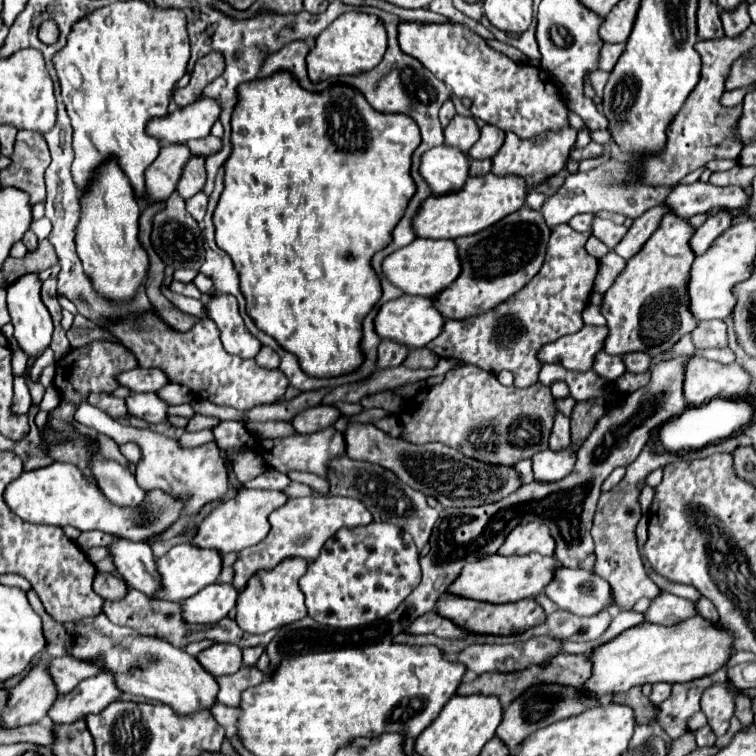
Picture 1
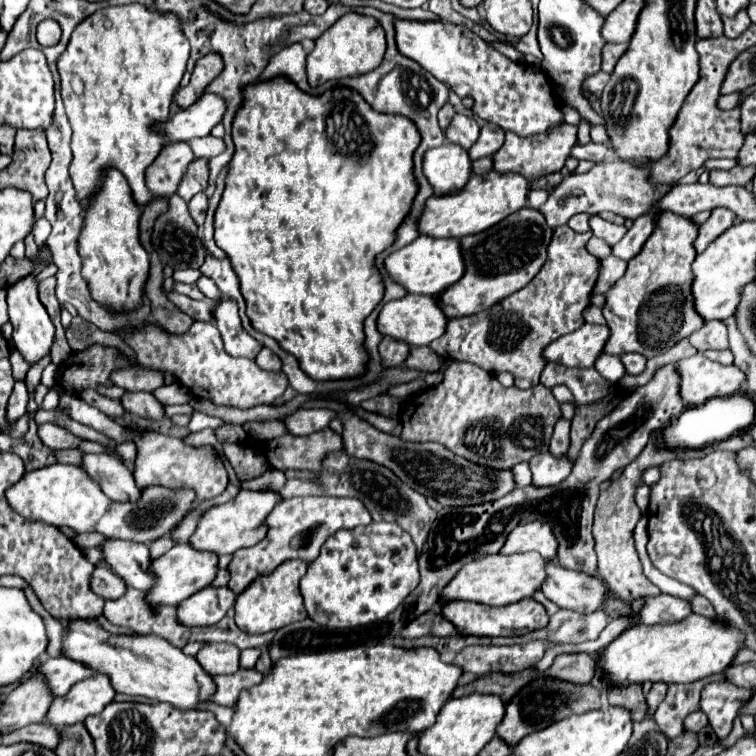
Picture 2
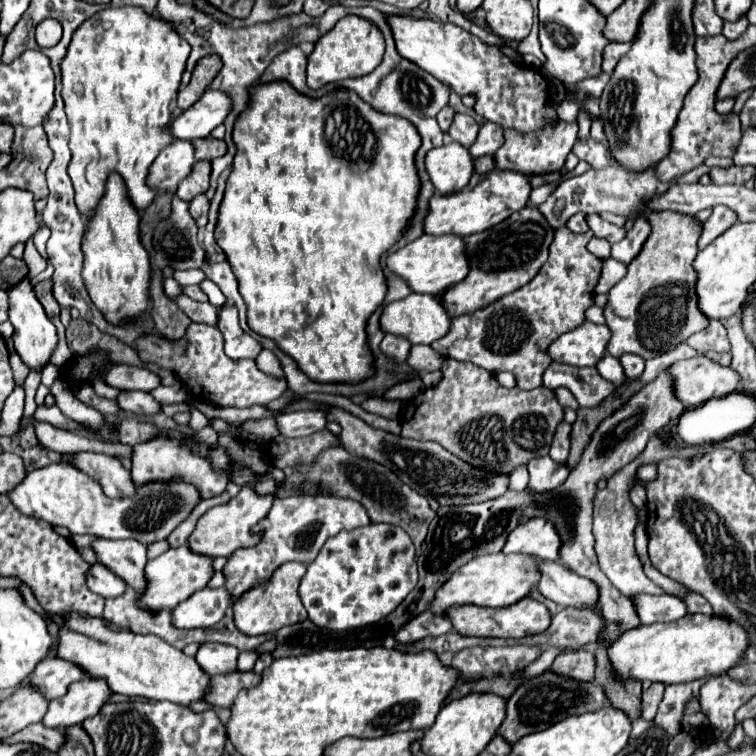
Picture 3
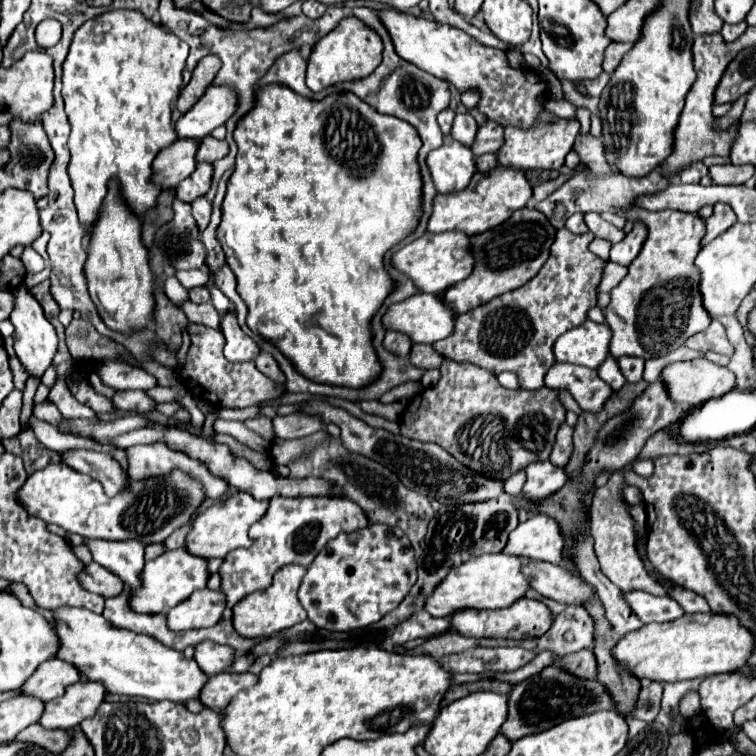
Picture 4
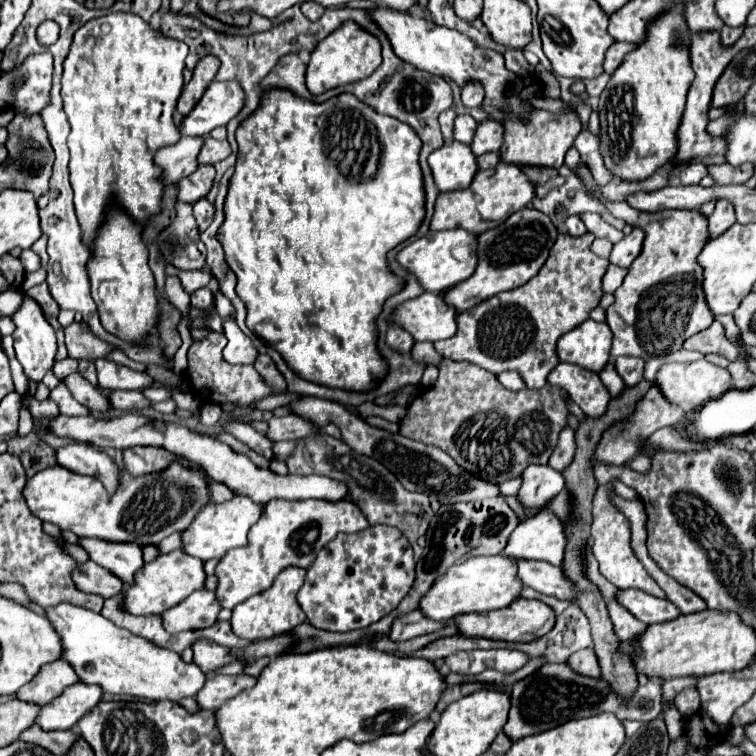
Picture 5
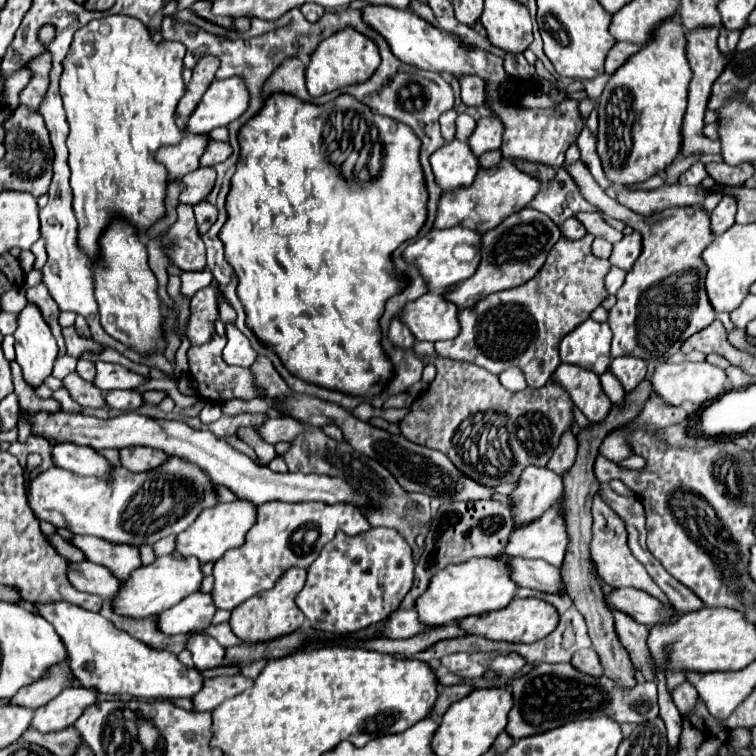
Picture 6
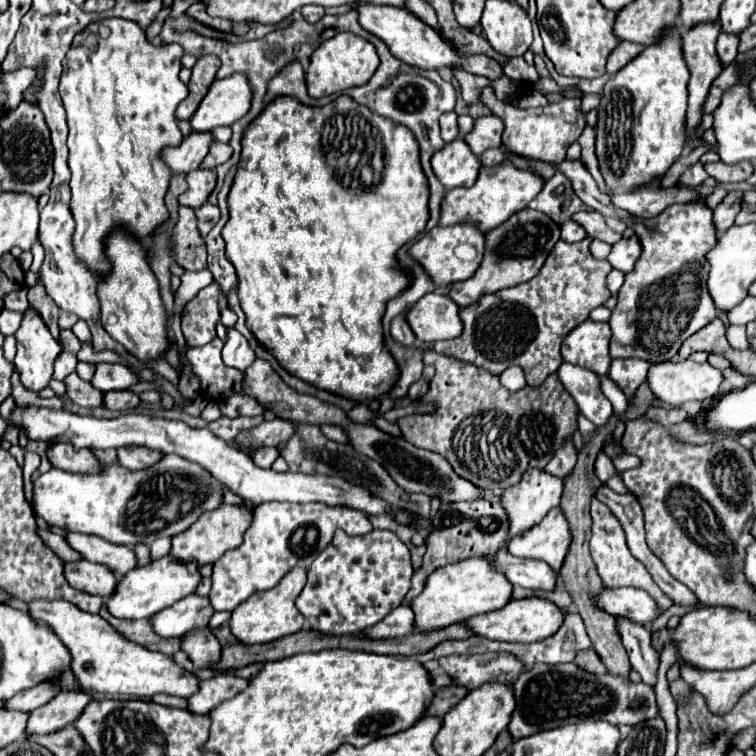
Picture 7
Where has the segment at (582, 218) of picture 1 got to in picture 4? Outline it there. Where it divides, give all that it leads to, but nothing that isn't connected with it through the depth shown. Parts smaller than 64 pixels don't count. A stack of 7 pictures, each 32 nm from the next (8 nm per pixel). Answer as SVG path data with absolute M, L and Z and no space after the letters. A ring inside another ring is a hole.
M572 214L568 220L566 220L566 228L572 232L572 234L586 234L588 228L582 220L582 214Z

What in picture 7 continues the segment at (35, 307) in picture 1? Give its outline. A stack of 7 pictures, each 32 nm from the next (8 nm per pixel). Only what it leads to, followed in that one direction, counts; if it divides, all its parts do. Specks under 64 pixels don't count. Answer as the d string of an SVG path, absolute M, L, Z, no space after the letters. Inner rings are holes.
M30 308L16 332L16 340L18 352L14 358L14 366L20 374L22 386L32 392L48 388L54 372L54 360L62 352L62 348L52 338L48 328L44 328L40 316L36 316L36 312L32 312Z

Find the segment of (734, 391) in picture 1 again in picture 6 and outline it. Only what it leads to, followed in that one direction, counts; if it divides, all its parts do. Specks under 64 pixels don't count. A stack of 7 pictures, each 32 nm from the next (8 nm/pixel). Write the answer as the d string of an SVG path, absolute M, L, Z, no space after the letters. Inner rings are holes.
M664 362L654 368L652 378L650 378L652 390L664 402L668 402L672 406L680 406L682 402L694 402L694 404L710 402L724 392L724 382L726 382L726 372L708 362L680 362L680 364Z

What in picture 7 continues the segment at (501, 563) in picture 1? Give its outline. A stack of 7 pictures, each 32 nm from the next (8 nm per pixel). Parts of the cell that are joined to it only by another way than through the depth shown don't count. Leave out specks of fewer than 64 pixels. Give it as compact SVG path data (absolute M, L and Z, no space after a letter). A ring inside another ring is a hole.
M472 556L456 564L446 564L426 578L424 590L410 602L410 608L414 612L414 630L426 634L442 630L456 622L464 622L476 614L500 610L510 602L510 596L512 584L508 584L506 576L496 574L496 570L490 568L488 560Z

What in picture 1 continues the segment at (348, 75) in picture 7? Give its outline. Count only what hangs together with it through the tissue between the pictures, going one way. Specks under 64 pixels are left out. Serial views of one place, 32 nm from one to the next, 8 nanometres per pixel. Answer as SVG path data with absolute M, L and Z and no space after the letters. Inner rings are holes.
M346 12L344 16L336 18L318 38L312 52L306 56L308 64L308 78L312 82L322 82L334 76L346 74L360 74L376 68L386 52L386 32L382 22L372 14L362 12Z

